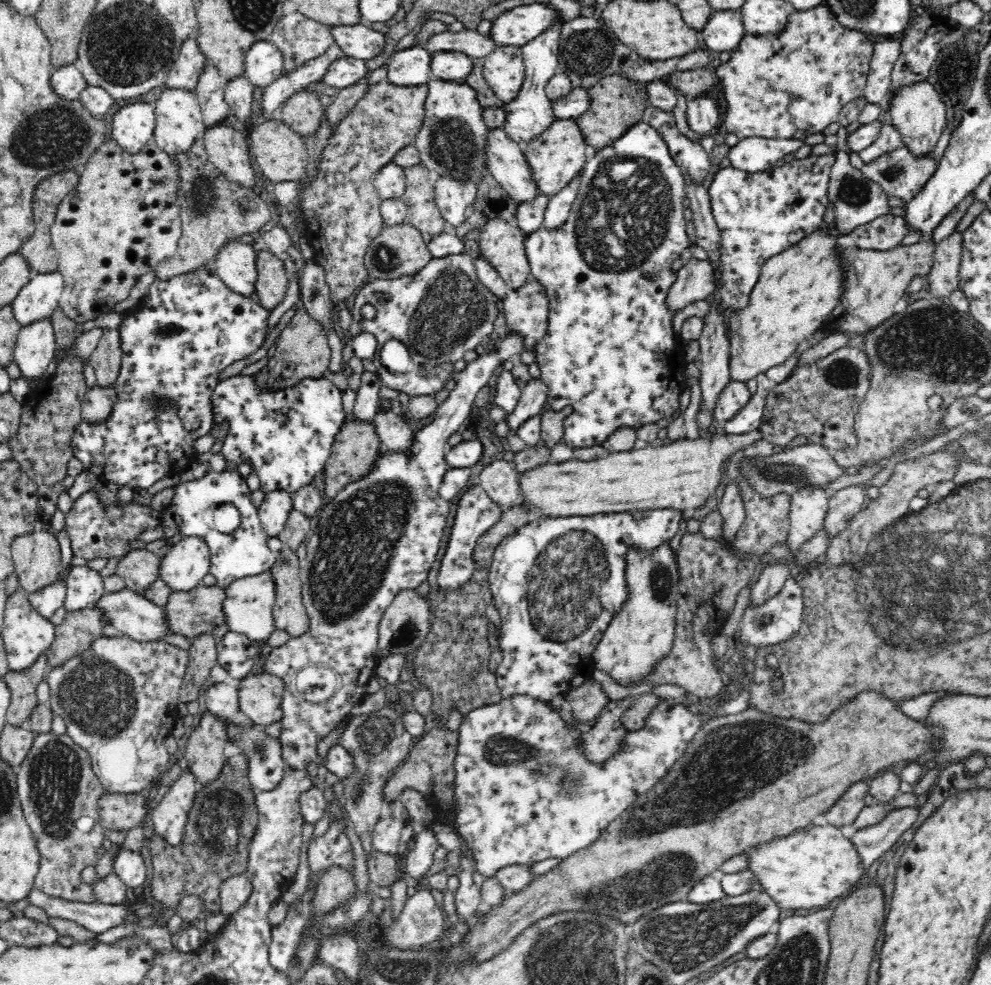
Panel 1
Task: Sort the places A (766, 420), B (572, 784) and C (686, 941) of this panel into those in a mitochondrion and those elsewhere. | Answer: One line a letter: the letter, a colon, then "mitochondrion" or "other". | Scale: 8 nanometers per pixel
A: other
B: mitochondrion
C: mitochondrion

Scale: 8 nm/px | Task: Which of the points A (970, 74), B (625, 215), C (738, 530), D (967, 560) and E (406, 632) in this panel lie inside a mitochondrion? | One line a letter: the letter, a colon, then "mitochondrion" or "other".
A: mitochondrion
B: mitochondrion
C: other
D: mitochondrion
E: mitochondrion

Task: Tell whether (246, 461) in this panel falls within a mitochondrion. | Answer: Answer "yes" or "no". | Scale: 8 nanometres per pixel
no

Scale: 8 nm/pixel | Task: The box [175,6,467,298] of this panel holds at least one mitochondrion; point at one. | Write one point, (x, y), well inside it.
(203, 197)

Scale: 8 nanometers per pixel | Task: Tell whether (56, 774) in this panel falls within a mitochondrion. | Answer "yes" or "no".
yes

